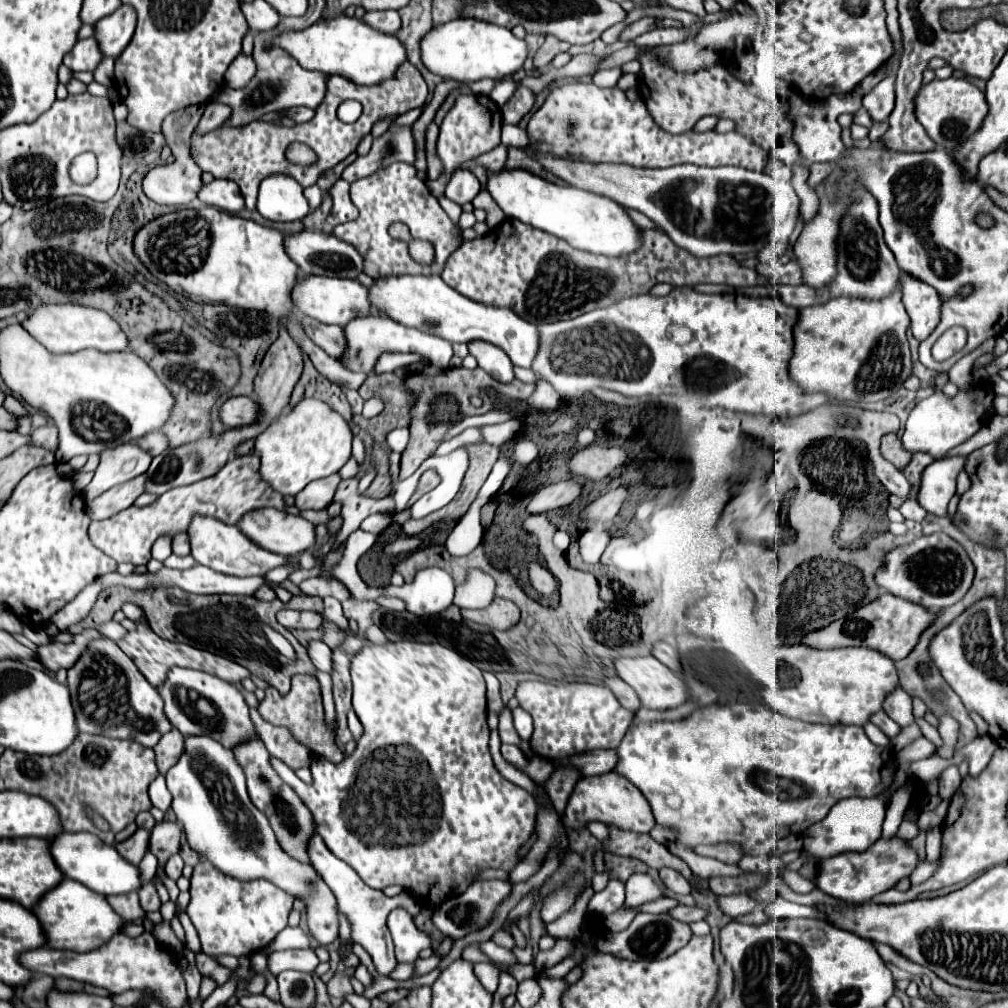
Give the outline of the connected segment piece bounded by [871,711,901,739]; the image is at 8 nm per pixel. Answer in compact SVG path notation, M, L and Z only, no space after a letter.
M877 711L875 715L871 715L871 723L875 723L889 739L893 739L901 731L901 727L895 721L891 721L883 711Z

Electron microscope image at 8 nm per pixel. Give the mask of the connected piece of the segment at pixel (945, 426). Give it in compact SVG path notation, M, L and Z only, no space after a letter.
M973 385L971 391L959 391L955 397L935 393L927 399L919 401L915 405L915 409L909 413L909 419L905 423L903 447L911 453L925 451L935 459L943 457L949 449L961 445L963 441L973 437L981 429L981 425L987 417L995 415L993 399L995 399L993 389L981 389L981 385Z

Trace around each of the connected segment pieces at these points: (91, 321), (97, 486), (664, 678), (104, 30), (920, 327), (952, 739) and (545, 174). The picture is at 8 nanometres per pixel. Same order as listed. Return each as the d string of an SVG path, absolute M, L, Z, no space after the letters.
M41 305L21 325L51 353L75 353L89 347L99 349L103 353L127 349L127 337L123 335L121 327L107 313L83 305Z
M133 443L129 445L117 445L113 449L105 449L99 453L99 465L95 469L93 481L85 487L83 499L95 499L103 491L107 491L113 485L125 483L141 473L147 471L151 463L151 455L145 451L139 451Z
M653 655L617 657L615 671L635 689L641 705L647 709L673 709L687 701L683 679Z
M121 5L115 13L95 23L95 39L105 57L119 57L129 45L137 25L137 13L131 5Z
M901 275L903 283L903 305L911 317L911 333L917 341L927 339L939 323L941 301L933 287L919 283L919 279L911 279L909 275Z
M943 713L941 715L941 719L939 719L941 723L939 723L939 733L941 733L941 737L943 737L943 749L941 751L937 751L941 757L945 757L945 759L951 759L951 755L953 755L953 749L955 749L955 743L957 743L957 731L959 731L959 723L949 715L949 713Z
M509 147L509 159L507 159L507 163L505 163L505 169L527 169L527 171L531 171L531 173L547 179L547 181L558 185L565 185L562 179L555 177L555 175L549 173L547 169L543 169L543 167L541 167L539 163L535 163L529 155L525 155L523 151L517 151L515 147Z

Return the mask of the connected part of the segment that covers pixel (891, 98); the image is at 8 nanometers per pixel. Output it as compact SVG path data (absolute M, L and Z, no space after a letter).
M889 73L871 93L863 97L863 107L873 121L887 121L895 103L895 73Z

